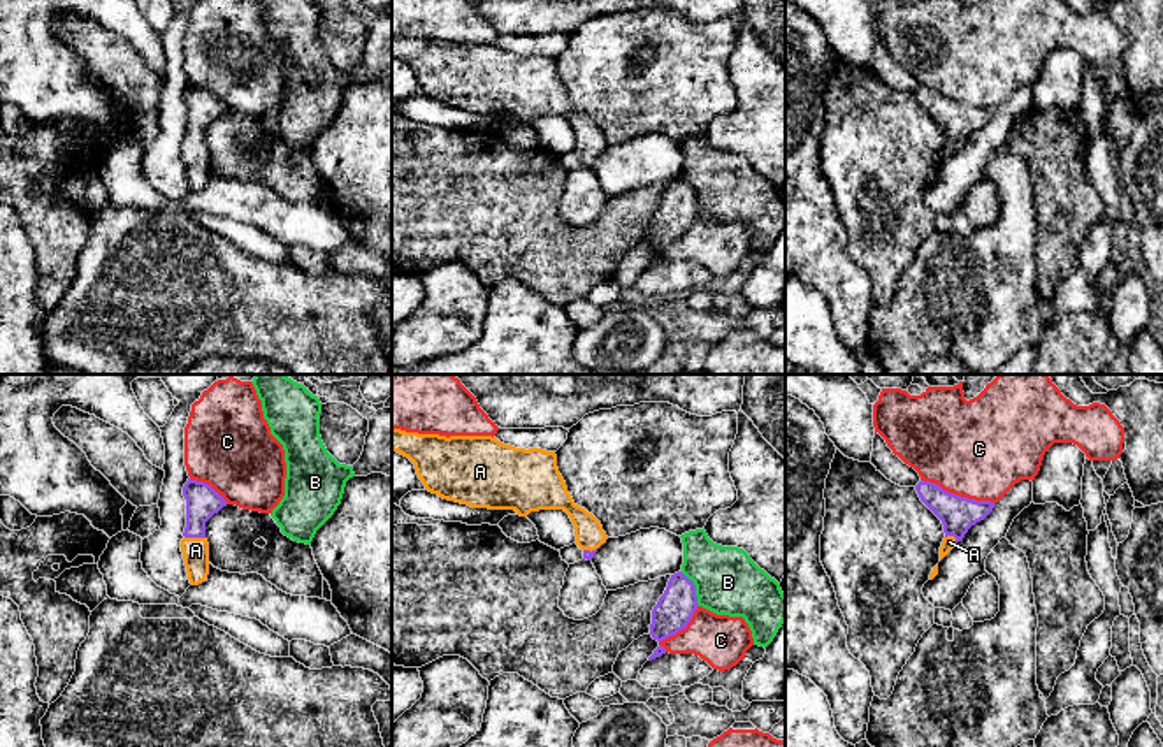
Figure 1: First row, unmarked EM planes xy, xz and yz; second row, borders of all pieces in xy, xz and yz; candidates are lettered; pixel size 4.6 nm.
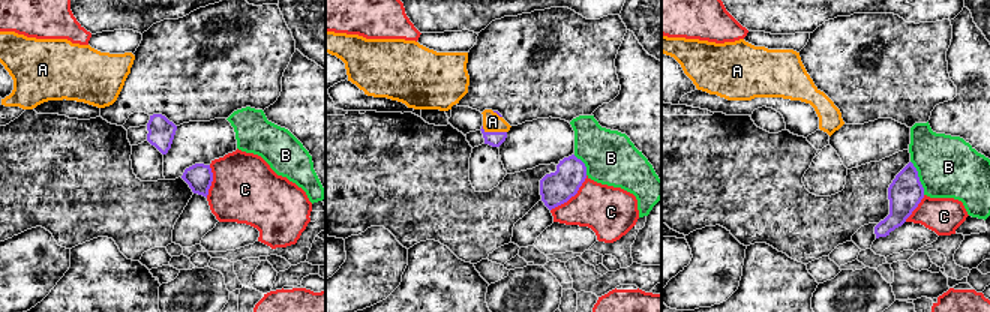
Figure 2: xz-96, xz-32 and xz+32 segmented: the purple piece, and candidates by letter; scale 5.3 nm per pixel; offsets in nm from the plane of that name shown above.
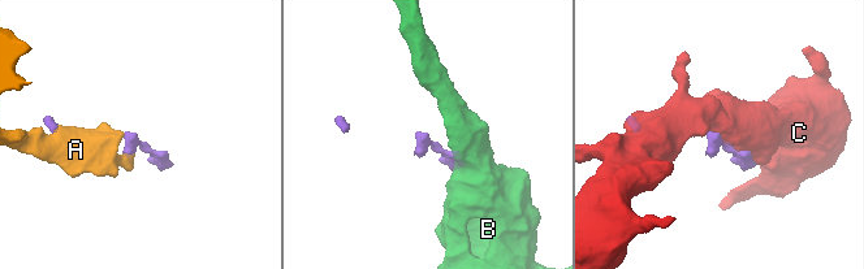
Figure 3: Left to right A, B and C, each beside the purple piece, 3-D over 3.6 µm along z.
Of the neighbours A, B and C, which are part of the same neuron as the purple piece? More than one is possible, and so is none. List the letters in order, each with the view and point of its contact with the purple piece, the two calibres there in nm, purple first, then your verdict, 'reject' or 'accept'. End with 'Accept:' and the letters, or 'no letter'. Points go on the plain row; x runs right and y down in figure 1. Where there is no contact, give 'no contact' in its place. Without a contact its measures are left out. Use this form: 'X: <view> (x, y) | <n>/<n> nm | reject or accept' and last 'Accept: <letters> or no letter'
A: xy (195, 143) | 160/130 nm | accept
B: xz (694, 194) | 170/300 nm | reject
C: yz (958, 102) | 160/460 nm | reject
Accept: A

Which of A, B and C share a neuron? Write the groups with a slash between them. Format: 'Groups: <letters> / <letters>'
Groups: A / B / C

